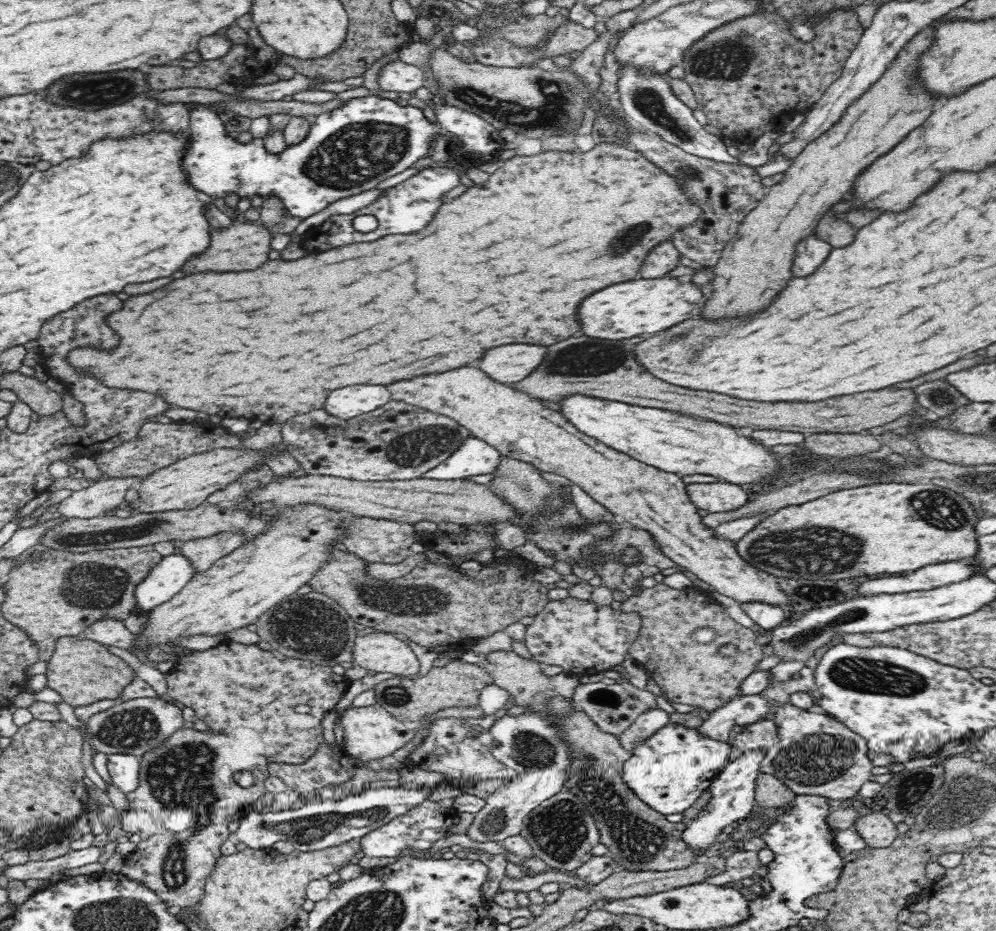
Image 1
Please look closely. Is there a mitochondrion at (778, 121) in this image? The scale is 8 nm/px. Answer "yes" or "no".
no

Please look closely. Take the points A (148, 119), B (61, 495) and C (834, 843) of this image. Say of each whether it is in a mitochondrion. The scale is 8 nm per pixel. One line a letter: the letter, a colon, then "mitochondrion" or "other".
A: mitochondrion
B: other
C: other

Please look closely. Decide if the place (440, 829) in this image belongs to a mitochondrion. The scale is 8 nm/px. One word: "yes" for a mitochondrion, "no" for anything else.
no

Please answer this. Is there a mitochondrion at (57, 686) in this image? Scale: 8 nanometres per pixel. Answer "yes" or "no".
no

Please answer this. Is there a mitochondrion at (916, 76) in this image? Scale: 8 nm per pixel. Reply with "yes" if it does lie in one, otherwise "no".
no

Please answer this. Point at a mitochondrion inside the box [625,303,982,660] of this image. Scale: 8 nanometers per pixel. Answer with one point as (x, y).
(780, 552)

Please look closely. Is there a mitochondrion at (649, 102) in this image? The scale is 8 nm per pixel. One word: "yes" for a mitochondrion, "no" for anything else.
yes

